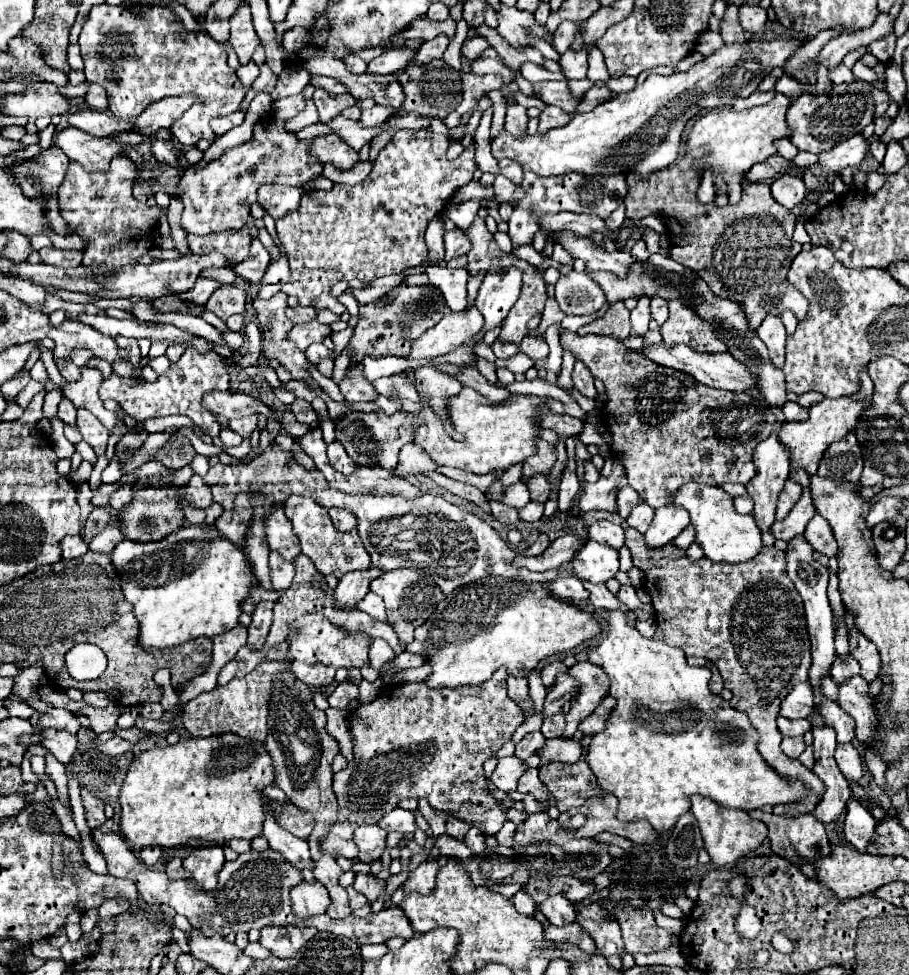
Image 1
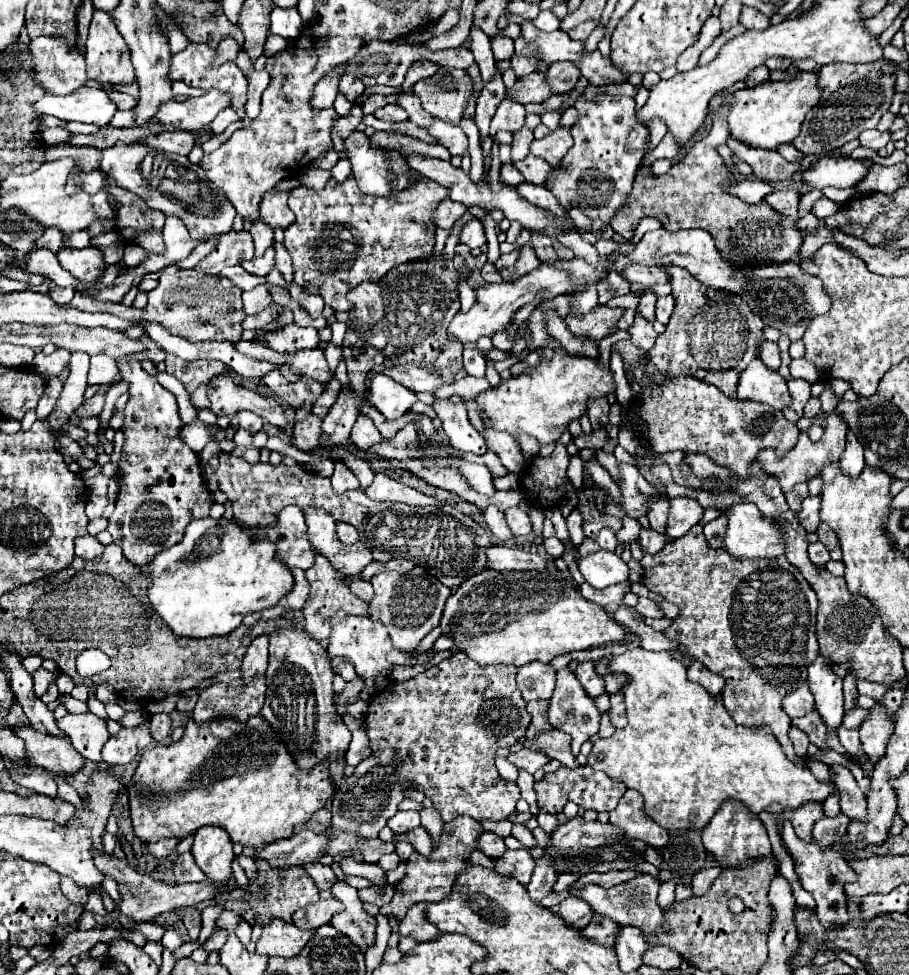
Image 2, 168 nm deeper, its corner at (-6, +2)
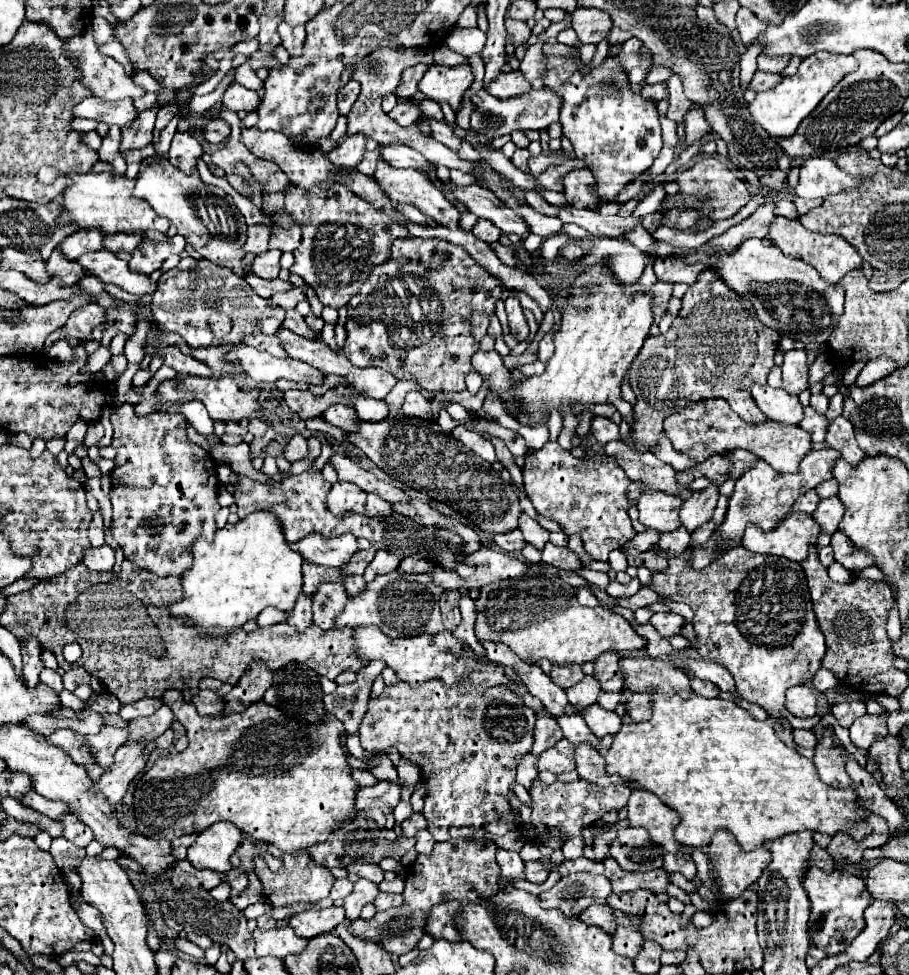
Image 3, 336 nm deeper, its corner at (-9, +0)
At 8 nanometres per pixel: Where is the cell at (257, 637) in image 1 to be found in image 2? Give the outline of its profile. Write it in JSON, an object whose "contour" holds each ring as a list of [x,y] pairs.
{"contour":[[[261,634],[257,636],[243,658],[241,670],[243,670],[243,682],[249,682],[255,674],[263,674],[267,670],[267,646],[269,646],[269,636]]]}

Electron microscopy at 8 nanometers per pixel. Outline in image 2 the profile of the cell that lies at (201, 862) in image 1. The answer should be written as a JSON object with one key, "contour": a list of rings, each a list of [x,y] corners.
{"contour":[[[219,826],[199,828],[195,832],[191,854],[197,866],[205,872],[205,876],[211,878],[211,882],[223,884],[229,878],[233,878],[233,872],[231,872],[231,862],[235,858],[233,842],[223,828]]]}

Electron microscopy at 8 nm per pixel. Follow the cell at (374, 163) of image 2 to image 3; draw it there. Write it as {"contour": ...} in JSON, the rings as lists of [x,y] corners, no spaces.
{"contour":[[[382,158],[378,160],[378,168],[376,168],[376,174],[374,174],[374,180],[380,184],[380,188],[390,196],[390,200],[394,204],[412,204],[416,206],[420,212],[424,212],[426,216],[434,218],[436,224],[440,226],[446,226],[450,230],[462,230],[460,226],[460,212],[458,208],[434,186],[432,180],[428,180],[426,174],[422,172],[414,172],[412,168],[392,168],[390,164],[386,164]]]}

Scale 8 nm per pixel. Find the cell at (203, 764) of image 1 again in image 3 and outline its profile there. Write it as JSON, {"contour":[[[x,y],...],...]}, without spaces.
{"contour":[[[172,688],[170,692],[164,692],[162,702],[168,702],[174,716],[184,724],[190,744],[180,754],[158,758],[140,778],[134,792],[134,808],[138,832],[142,836],[174,840],[184,834],[198,834],[220,820],[228,820],[256,840],[270,842],[282,852],[294,852],[324,842],[330,832],[356,818],[358,810],[354,800],[358,784],[354,782],[352,768],[346,762],[348,748],[340,744],[348,734],[344,724],[332,714],[322,716],[322,724],[302,724],[302,720],[290,720],[280,708],[258,702],[242,714],[198,716],[196,708]]]}

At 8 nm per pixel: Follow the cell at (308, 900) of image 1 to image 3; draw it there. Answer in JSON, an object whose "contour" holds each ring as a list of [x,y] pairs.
{"contour":[[[330,906],[326,910],[300,912],[288,920],[288,926],[294,928],[294,932],[298,932],[298,936],[302,938],[314,938],[332,932],[342,920],[344,920],[344,910]]]}

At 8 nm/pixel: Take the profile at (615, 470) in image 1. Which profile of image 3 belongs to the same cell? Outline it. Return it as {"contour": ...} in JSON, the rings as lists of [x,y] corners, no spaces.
{"contour":[[[646,490],[646,494],[642,494],[638,500],[640,522],[660,532],[674,532],[682,526],[682,522],[678,520],[678,508],[682,506],[682,502],[684,500],[680,496]]]}

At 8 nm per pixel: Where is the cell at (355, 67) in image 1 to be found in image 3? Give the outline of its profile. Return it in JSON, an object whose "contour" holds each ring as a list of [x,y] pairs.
{"contour":[[[350,80],[342,90],[340,90],[340,94],[338,94],[338,110],[340,110],[340,114],[348,114],[350,112],[350,108],[352,108],[352,104],[356,102],[356,98],[358,98],[358,92],[360,92],[360,84],[356,82],[356,80]]]}

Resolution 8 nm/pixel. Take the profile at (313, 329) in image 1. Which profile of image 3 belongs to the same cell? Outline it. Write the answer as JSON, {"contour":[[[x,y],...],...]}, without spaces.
{"contour":[[[264,334],[246,336],[246,340],[242,340],[242,344],[250,346],[250,348],[258,348],[260,352],[268,352],[272,356],[286,356],[286,352],[276,336],[264,336]]]}

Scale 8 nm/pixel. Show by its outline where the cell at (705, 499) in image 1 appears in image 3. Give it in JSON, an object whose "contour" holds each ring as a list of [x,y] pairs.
{"contour":[[[792,512],[770,532],[748,526],[742,538],[742,546],[758,554],[774,554],[802,562],[808,558],[808,548],[818,542],[818,536],[820,526],[810,514]]]}

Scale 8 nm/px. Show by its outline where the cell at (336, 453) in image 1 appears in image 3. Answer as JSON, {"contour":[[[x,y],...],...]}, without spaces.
{"contour":[[[336,482],[328,494],[326,504],[334,516],[346,516],[346,512],[364,512],[366,492],[350,482]]]}

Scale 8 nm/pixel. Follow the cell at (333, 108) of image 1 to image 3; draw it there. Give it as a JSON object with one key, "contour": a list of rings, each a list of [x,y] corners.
{"contour":[[[362,134],[346,136],[336,150],[332,150],[330,154],[326,154],[326,158],[332,164],[344,166],[344,168],[356,168],[358,162],[362,160],[362,156],[364,156],[364,150],[366,150],[364,142],[366,142],[366,138]]]}

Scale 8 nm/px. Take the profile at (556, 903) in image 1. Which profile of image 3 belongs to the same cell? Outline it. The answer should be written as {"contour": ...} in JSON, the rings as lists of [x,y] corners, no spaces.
{"contour":[[[590,906],[586,908],[580,916],[578,916],[582,922],[586,924],[594,924],[594,926],[600,926],[604,932],[608,934],[614,934],[614,910],[610,906]]]}

